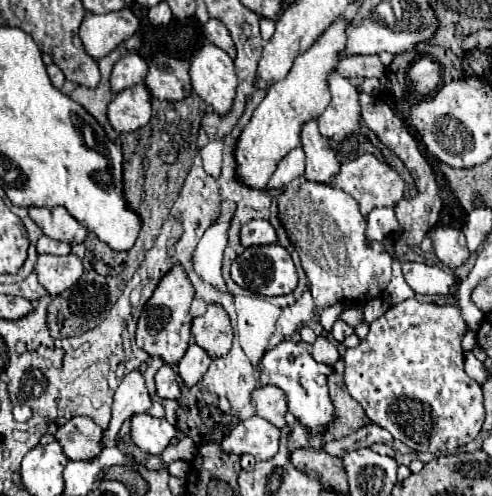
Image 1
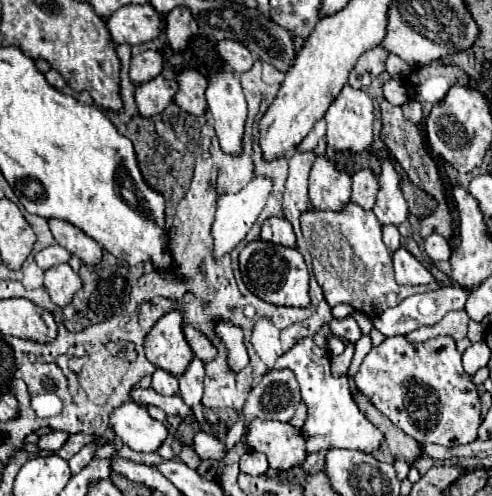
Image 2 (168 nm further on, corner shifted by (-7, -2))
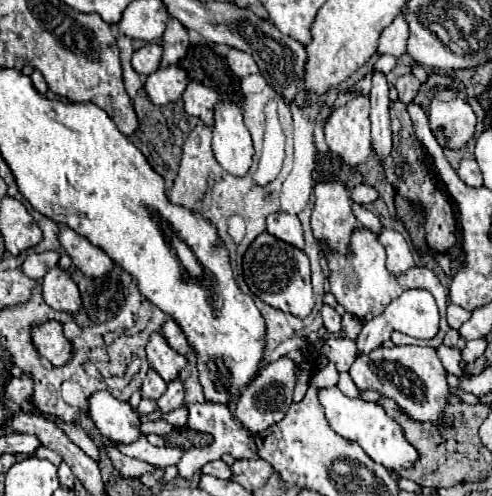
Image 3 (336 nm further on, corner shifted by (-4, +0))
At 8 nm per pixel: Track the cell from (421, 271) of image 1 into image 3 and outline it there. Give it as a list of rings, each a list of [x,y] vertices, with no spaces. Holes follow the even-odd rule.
[[[383,228],[383,232],[379,234],[379,242],[387,250],[387,268],[389,272],[393,272],[393,276],[401,276],[401,272],[407,272],[415,266],[413,252],[399,232]]]

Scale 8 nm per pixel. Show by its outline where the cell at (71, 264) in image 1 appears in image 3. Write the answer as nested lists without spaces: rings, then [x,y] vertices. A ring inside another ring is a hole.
[[[59,266],[51,268],[43,280],[41,280],[41,288],[43,288],[43,298],[45,302],[53,308],[53,310],[63,310],[63,312],[77,312],[81,306],[81,298],[79,298],[79,290],[77,284],[71,280],[69,272],[61,270]]]

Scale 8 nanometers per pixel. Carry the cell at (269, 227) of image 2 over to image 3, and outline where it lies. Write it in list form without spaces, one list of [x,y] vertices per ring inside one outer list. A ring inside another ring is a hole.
[[[285,212],[271,214],[267,218],[267,232],[295,248],[303,248],[303,230],[297,216],[291,216]]]

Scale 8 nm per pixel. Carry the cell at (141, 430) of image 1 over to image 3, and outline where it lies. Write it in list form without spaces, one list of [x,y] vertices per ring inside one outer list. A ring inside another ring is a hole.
[[[95,392],[89,398],[89,416],[99,428],[101,436],[119,442],[131,444],[141,438],[141,416],[129,402],[113,398],[109,392]]]

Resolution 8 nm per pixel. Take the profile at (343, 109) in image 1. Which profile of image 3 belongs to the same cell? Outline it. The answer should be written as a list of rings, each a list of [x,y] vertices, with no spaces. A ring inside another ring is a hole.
[[[357,96],[333,110],[325,124],[325,140],[329,150],[341,156],[347,164],[363,164],[371,154],[369,98]]]

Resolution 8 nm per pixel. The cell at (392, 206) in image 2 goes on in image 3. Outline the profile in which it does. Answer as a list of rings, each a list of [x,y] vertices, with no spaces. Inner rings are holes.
[[[373,74],[373,88],[369,94],[371,100],[371,138],[373,148],[377,152],[379,164],[391,154],[391,120],[389,120],[389,86],[383,74]]]

